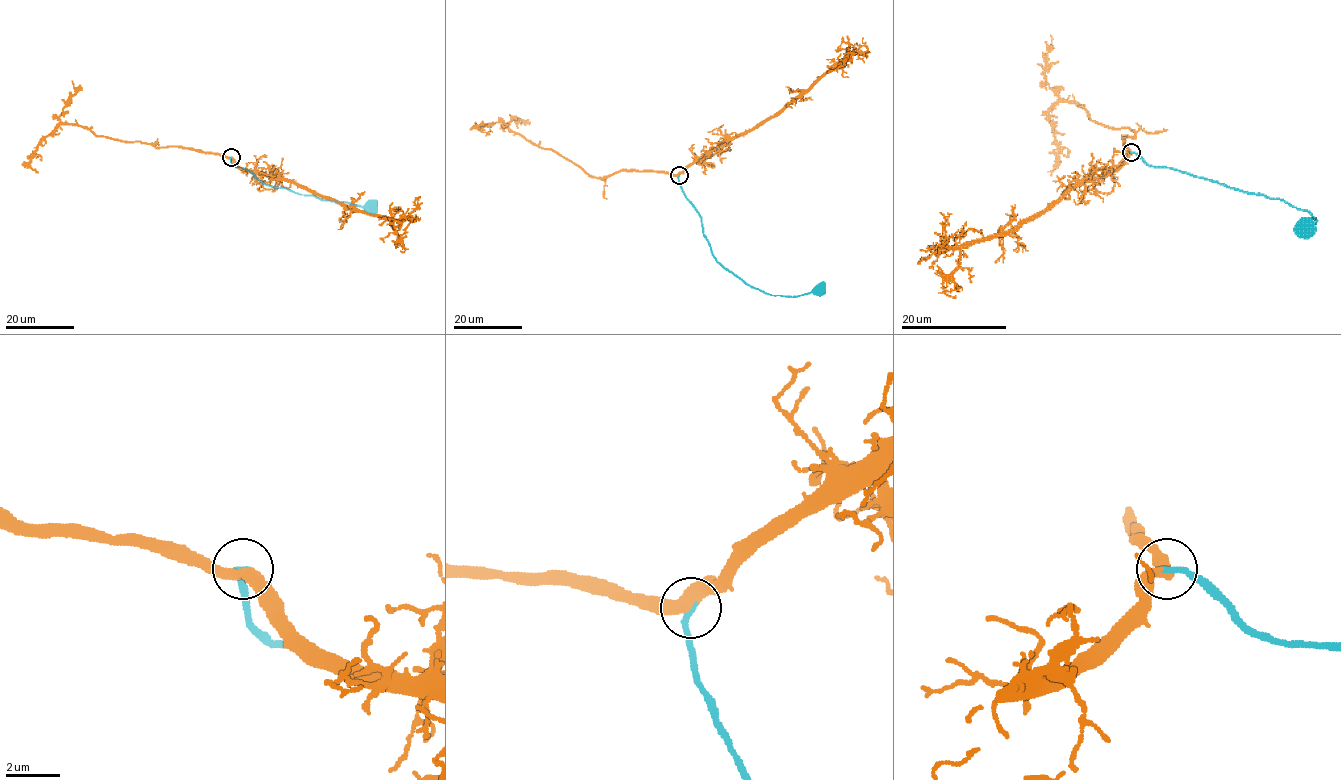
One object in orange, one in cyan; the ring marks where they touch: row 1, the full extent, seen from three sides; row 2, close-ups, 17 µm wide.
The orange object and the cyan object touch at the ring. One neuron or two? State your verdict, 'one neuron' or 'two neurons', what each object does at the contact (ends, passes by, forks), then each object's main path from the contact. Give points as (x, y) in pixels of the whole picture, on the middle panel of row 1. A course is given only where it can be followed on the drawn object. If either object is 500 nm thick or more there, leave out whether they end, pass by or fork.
one neuron | orange passes by | cyan ends | orange via (678, 175), (618, 171), (607, 176), (591, 177), (553, 151), (526, 141), (503, 123), (477, 127), (486, 123) | cyan via (678, 175), (685, 197), (699, 214), (711, 252), (725, 268), (747, 284), (772, 295), (795, 297), (819, 289)

